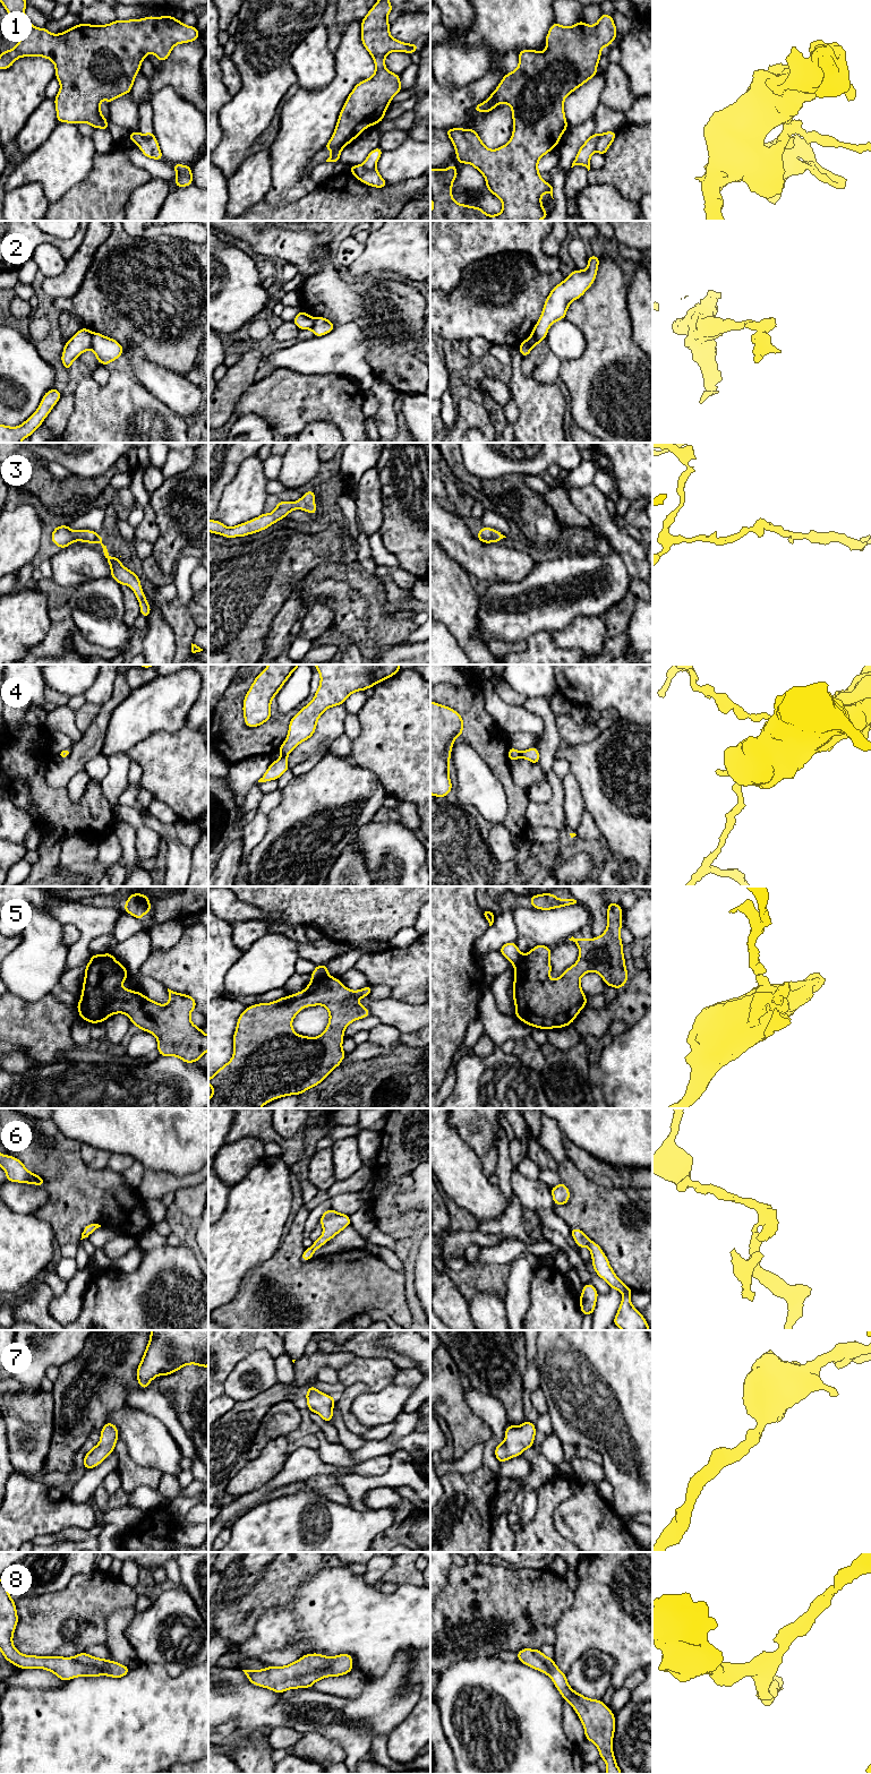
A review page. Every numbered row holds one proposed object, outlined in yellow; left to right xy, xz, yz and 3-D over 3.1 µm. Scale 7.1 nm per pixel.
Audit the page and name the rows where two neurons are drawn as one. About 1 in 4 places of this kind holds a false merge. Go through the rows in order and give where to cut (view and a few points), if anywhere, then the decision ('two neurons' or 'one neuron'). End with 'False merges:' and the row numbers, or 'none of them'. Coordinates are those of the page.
1: yz (599, 135), (594, 150) | two neurons
2: xy (92, 333), (92, 345), (90, 348) | two neurons
3: no cut | one neuron
4: no cut | one neuron
5: xz (330, 976), (313, 979) | two neurons
6: no cut | one neuron
7: no cut | one neuron
8: no cut | one neuron
False merges: 1, 2, 5

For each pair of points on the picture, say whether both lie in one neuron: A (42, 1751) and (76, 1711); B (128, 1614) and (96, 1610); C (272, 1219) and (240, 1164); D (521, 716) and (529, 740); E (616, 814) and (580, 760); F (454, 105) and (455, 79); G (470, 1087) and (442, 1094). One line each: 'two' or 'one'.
A: one
B: two
C: two
D: two
E: one
F: two
G: two

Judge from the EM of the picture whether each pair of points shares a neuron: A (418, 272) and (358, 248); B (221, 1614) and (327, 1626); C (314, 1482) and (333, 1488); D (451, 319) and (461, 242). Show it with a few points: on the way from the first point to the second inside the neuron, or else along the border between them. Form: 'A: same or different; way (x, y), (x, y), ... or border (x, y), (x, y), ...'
A: different; border (365, 245), (365, 249), (348, 266)
B: different; border (282, 1607), (267, 1609), (244, 1642)
C: same; way (318, 1483), (329, 1488)
D: different; border (468, 264), (460, 284), (449, 293), (442, 291)

